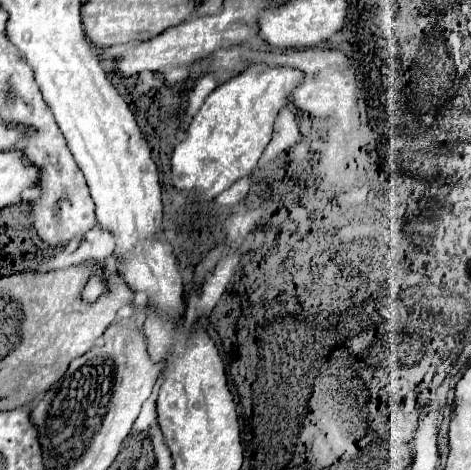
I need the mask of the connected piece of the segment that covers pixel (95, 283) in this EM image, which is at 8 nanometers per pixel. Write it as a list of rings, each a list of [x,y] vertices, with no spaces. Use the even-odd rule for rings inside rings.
[[[90,273],[90,279],[86,281],[86,285],[84,285],[84,289],[82,289],[82,301],[86,301],[86,303],[94,303],[102,293],[106,293],[104,291],[104,287],[106,285],[102,285],[100,283],[100,273]]]

